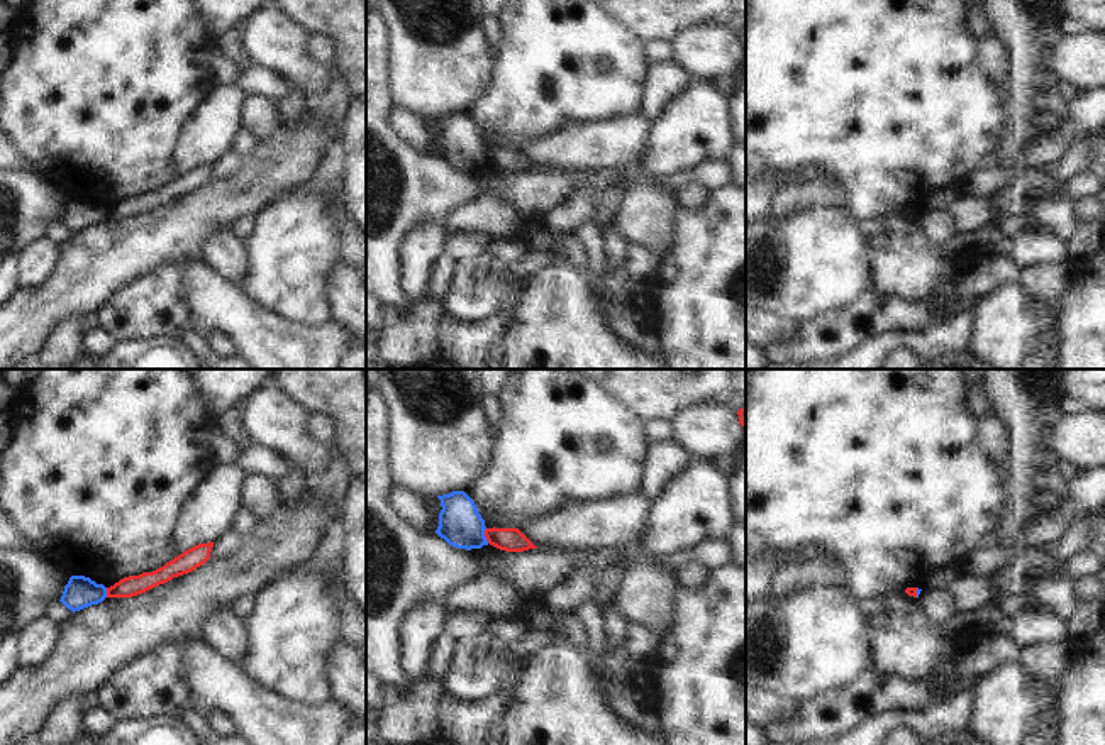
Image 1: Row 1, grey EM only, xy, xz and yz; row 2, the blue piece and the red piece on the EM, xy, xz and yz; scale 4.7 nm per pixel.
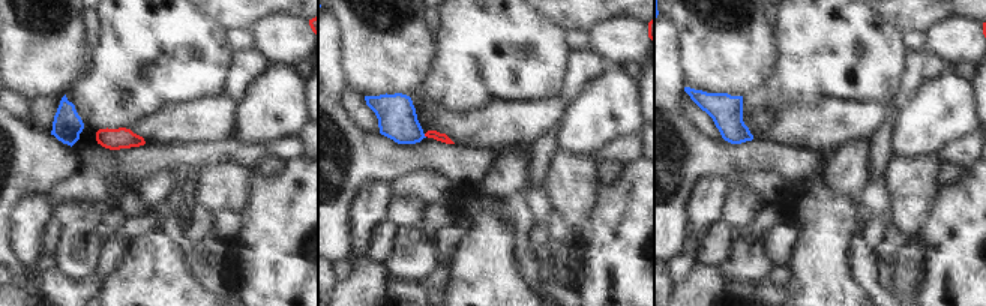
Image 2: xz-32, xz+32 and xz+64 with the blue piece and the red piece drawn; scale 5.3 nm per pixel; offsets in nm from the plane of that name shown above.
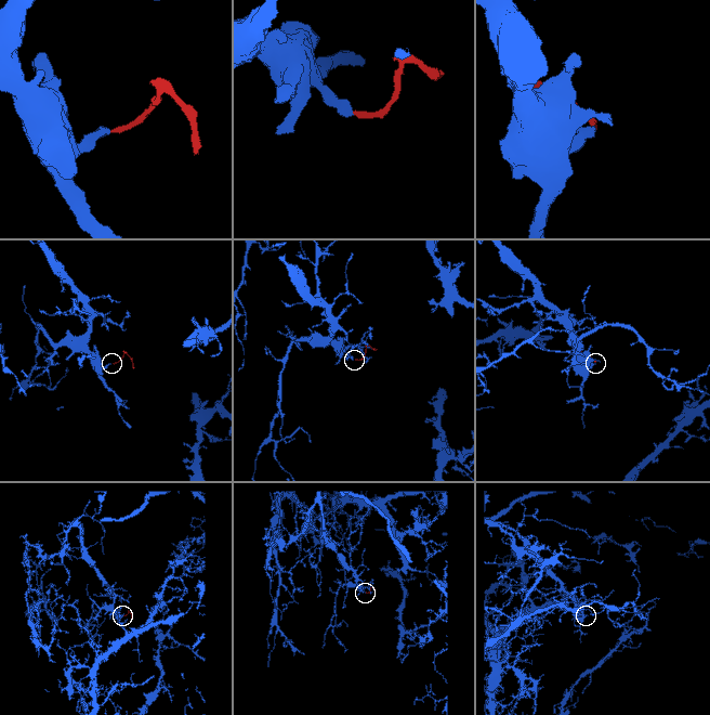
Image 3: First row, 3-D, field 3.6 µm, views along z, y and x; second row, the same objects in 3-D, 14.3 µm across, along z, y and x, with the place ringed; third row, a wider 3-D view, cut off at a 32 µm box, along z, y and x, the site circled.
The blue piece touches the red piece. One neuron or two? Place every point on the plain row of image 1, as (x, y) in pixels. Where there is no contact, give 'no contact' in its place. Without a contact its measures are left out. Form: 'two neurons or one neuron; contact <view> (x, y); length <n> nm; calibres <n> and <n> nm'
two neurons; contact xz (483, 156); length 70 nm; calibres 200 and 110 nm

